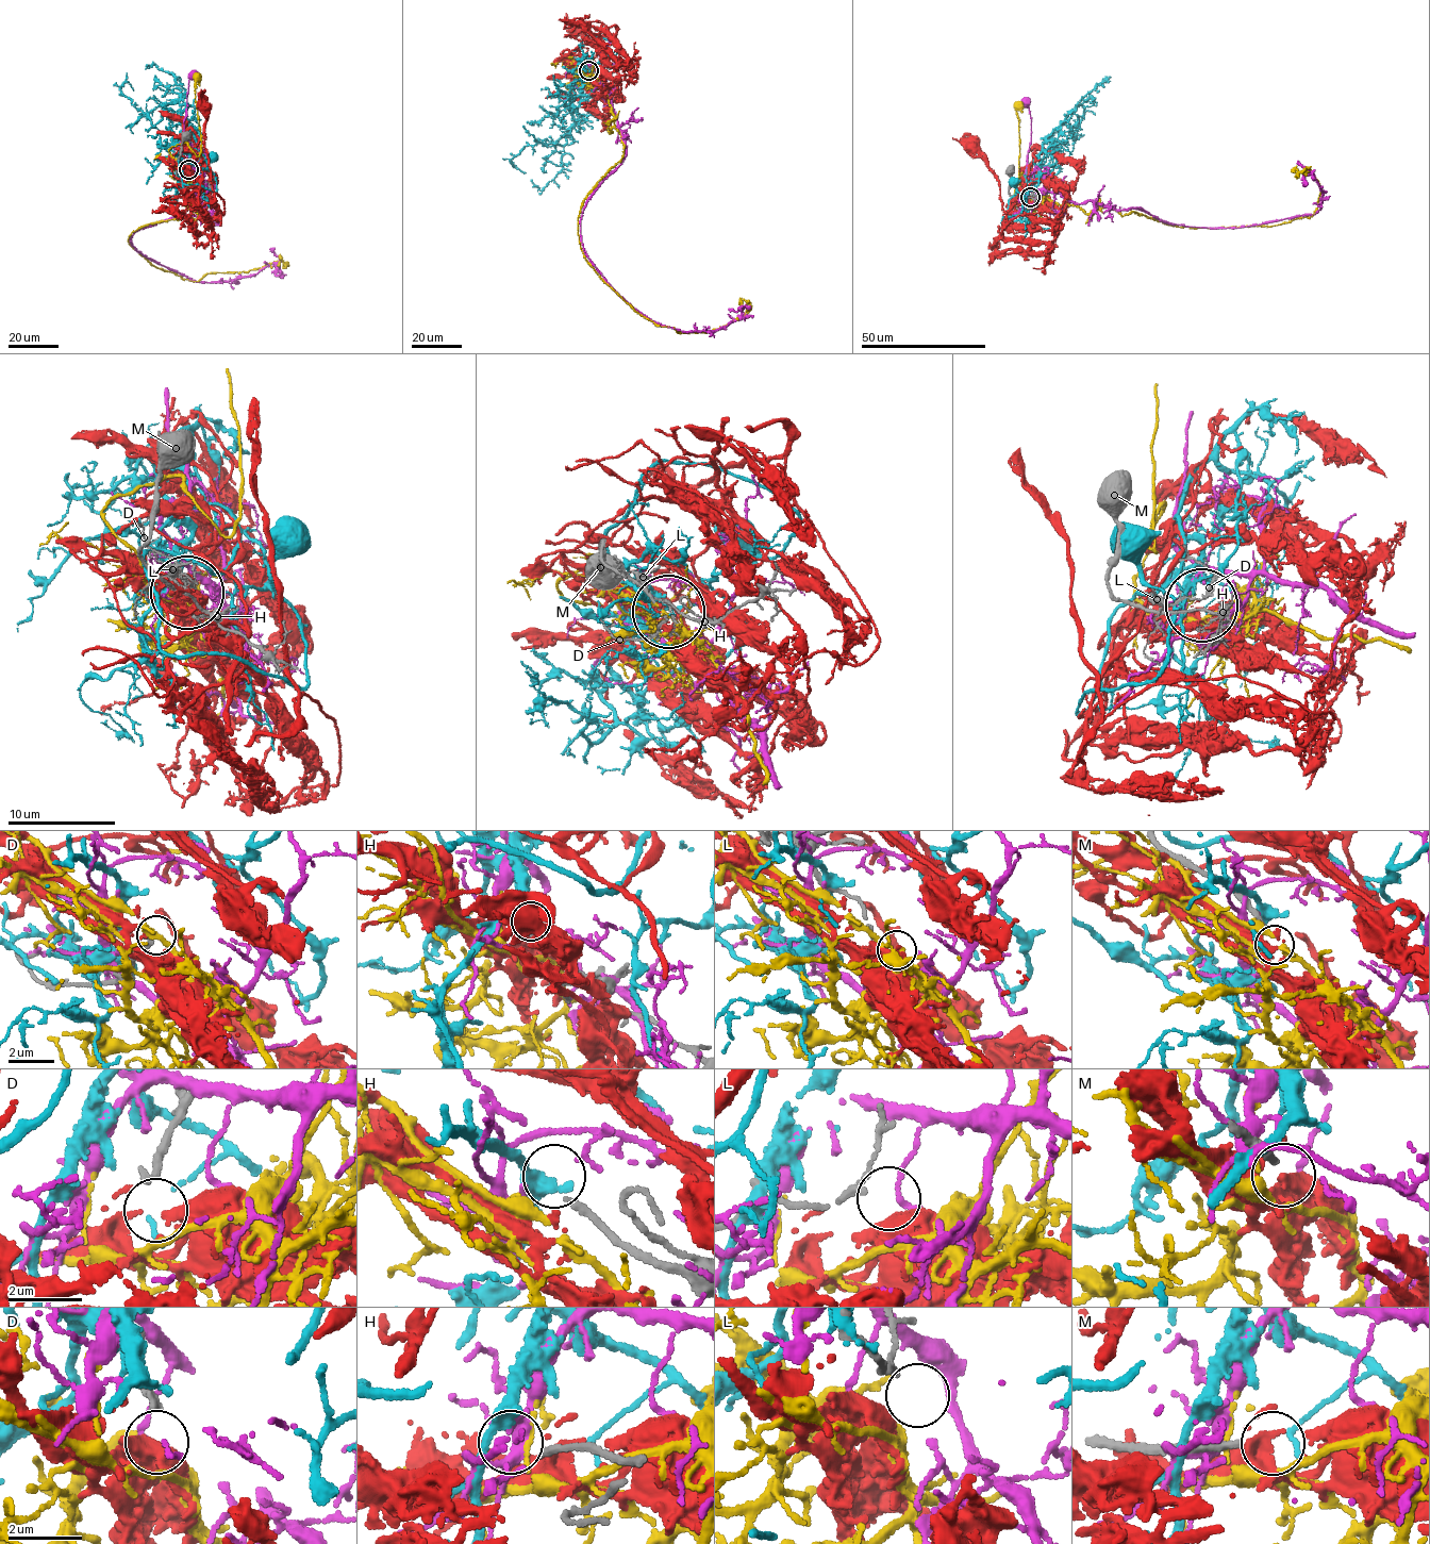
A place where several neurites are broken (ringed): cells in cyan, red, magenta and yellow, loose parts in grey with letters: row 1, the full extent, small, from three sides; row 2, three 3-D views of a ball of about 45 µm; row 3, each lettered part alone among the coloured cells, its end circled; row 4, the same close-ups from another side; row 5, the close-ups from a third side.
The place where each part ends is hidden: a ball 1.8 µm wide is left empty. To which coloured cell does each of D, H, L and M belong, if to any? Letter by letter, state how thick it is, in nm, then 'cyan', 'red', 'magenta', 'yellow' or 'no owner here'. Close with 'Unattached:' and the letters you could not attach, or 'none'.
D: 240 nm | no owner here
H: 180 nm | cyan
L: 150 nm | no owner here
M: 220 nm | no owner here
Unattached: D, L, M

